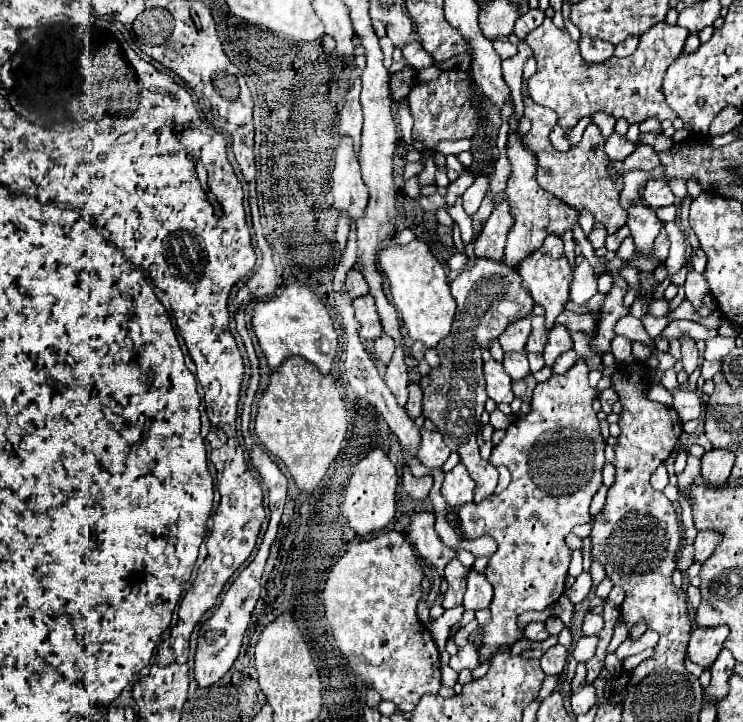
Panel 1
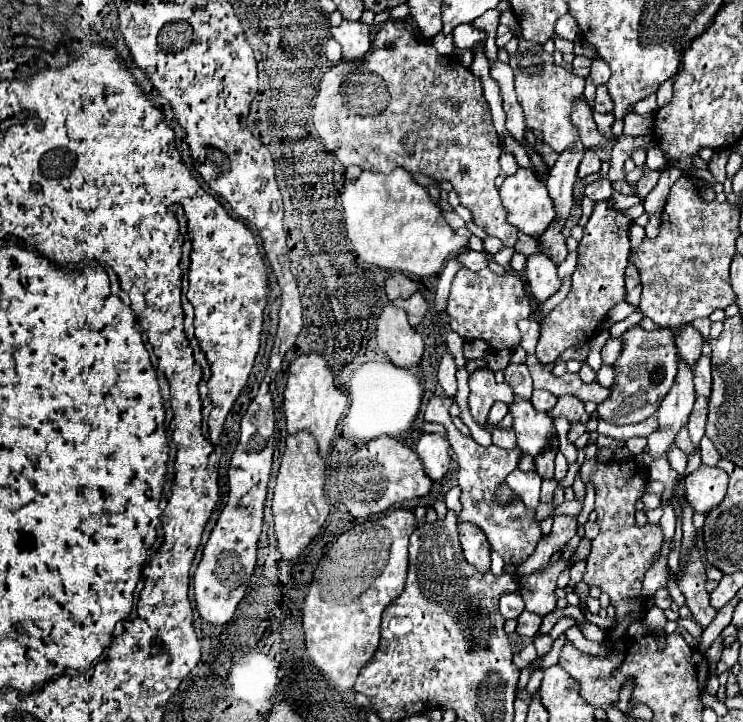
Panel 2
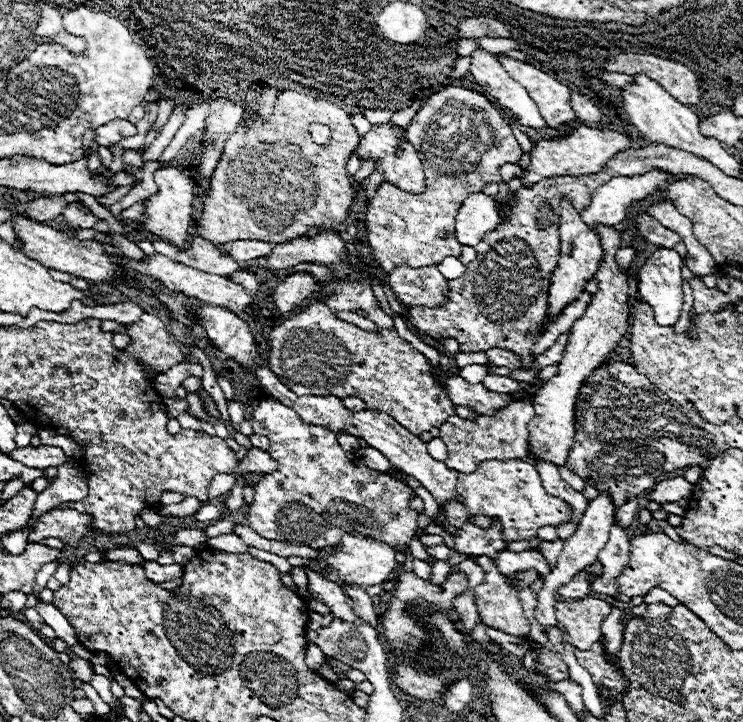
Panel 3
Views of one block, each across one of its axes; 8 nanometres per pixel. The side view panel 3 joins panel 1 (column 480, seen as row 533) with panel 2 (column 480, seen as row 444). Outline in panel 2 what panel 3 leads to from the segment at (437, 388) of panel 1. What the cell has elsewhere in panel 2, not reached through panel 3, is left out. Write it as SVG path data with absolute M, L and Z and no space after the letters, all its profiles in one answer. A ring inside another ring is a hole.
M460 268L454 276L446 308L450 316L450 328L468 342L484 340L494 350L514 350L520 344L520 330L516 324L518 320L532 314L524 288L524 280L512 272L492 274L488 270L482 270L476 274Z

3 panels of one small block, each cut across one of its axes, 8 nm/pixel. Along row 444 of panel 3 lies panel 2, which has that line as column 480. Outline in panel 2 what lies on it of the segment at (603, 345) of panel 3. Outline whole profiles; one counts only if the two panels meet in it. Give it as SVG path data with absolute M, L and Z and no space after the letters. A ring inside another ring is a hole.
M460 522L458 526L458 538L464 552L464 558L468 564L476 566L480 572L490 570L490 544L486 542L486 536L478 526L470 522Z

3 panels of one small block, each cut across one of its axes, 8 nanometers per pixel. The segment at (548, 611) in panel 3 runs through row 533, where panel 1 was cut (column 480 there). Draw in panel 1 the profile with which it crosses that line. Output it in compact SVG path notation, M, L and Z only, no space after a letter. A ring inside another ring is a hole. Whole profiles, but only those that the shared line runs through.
M470 572L466 580L468 580L468 588L466 588L466 594L464 594L464 608L466 610L488 608L494 594L492 594L492 586L486 580L486 576Z

